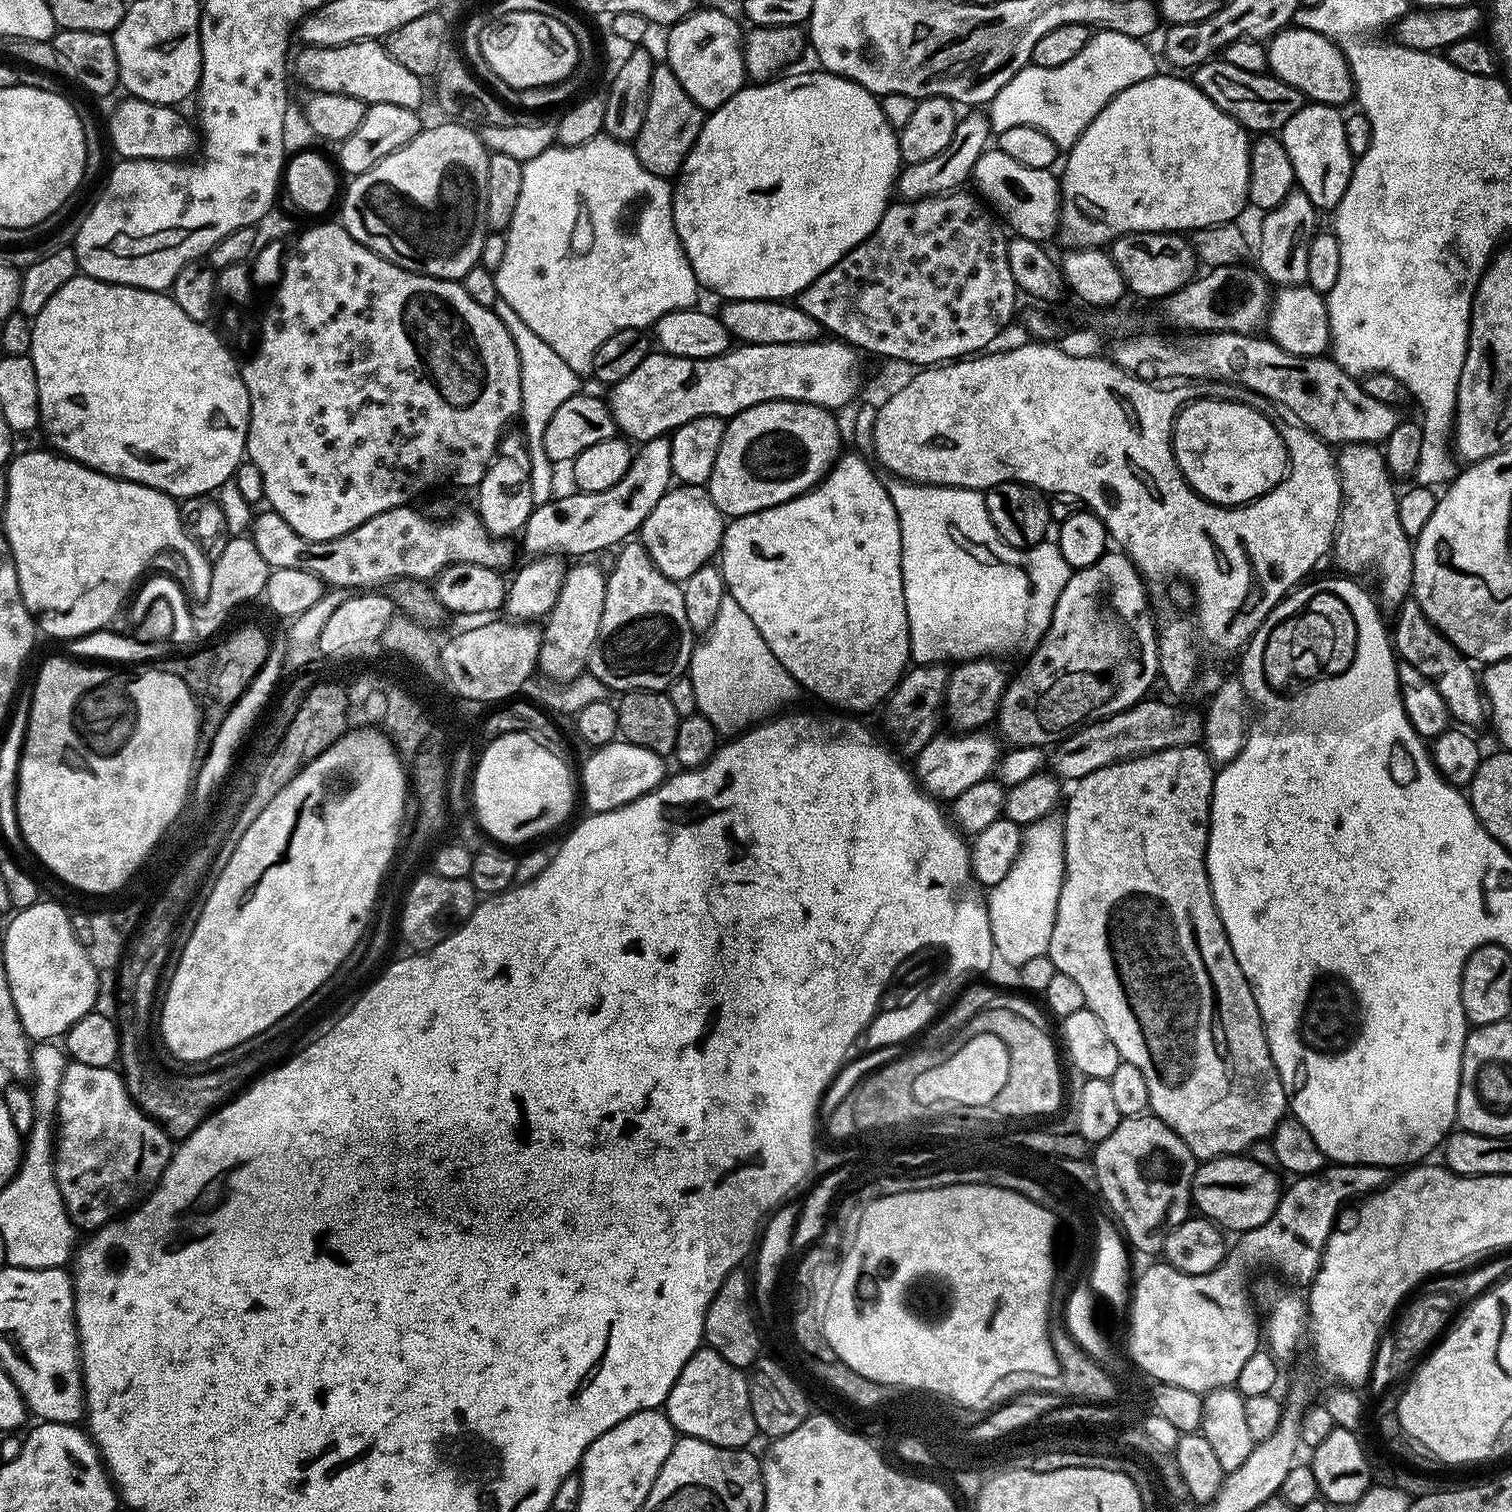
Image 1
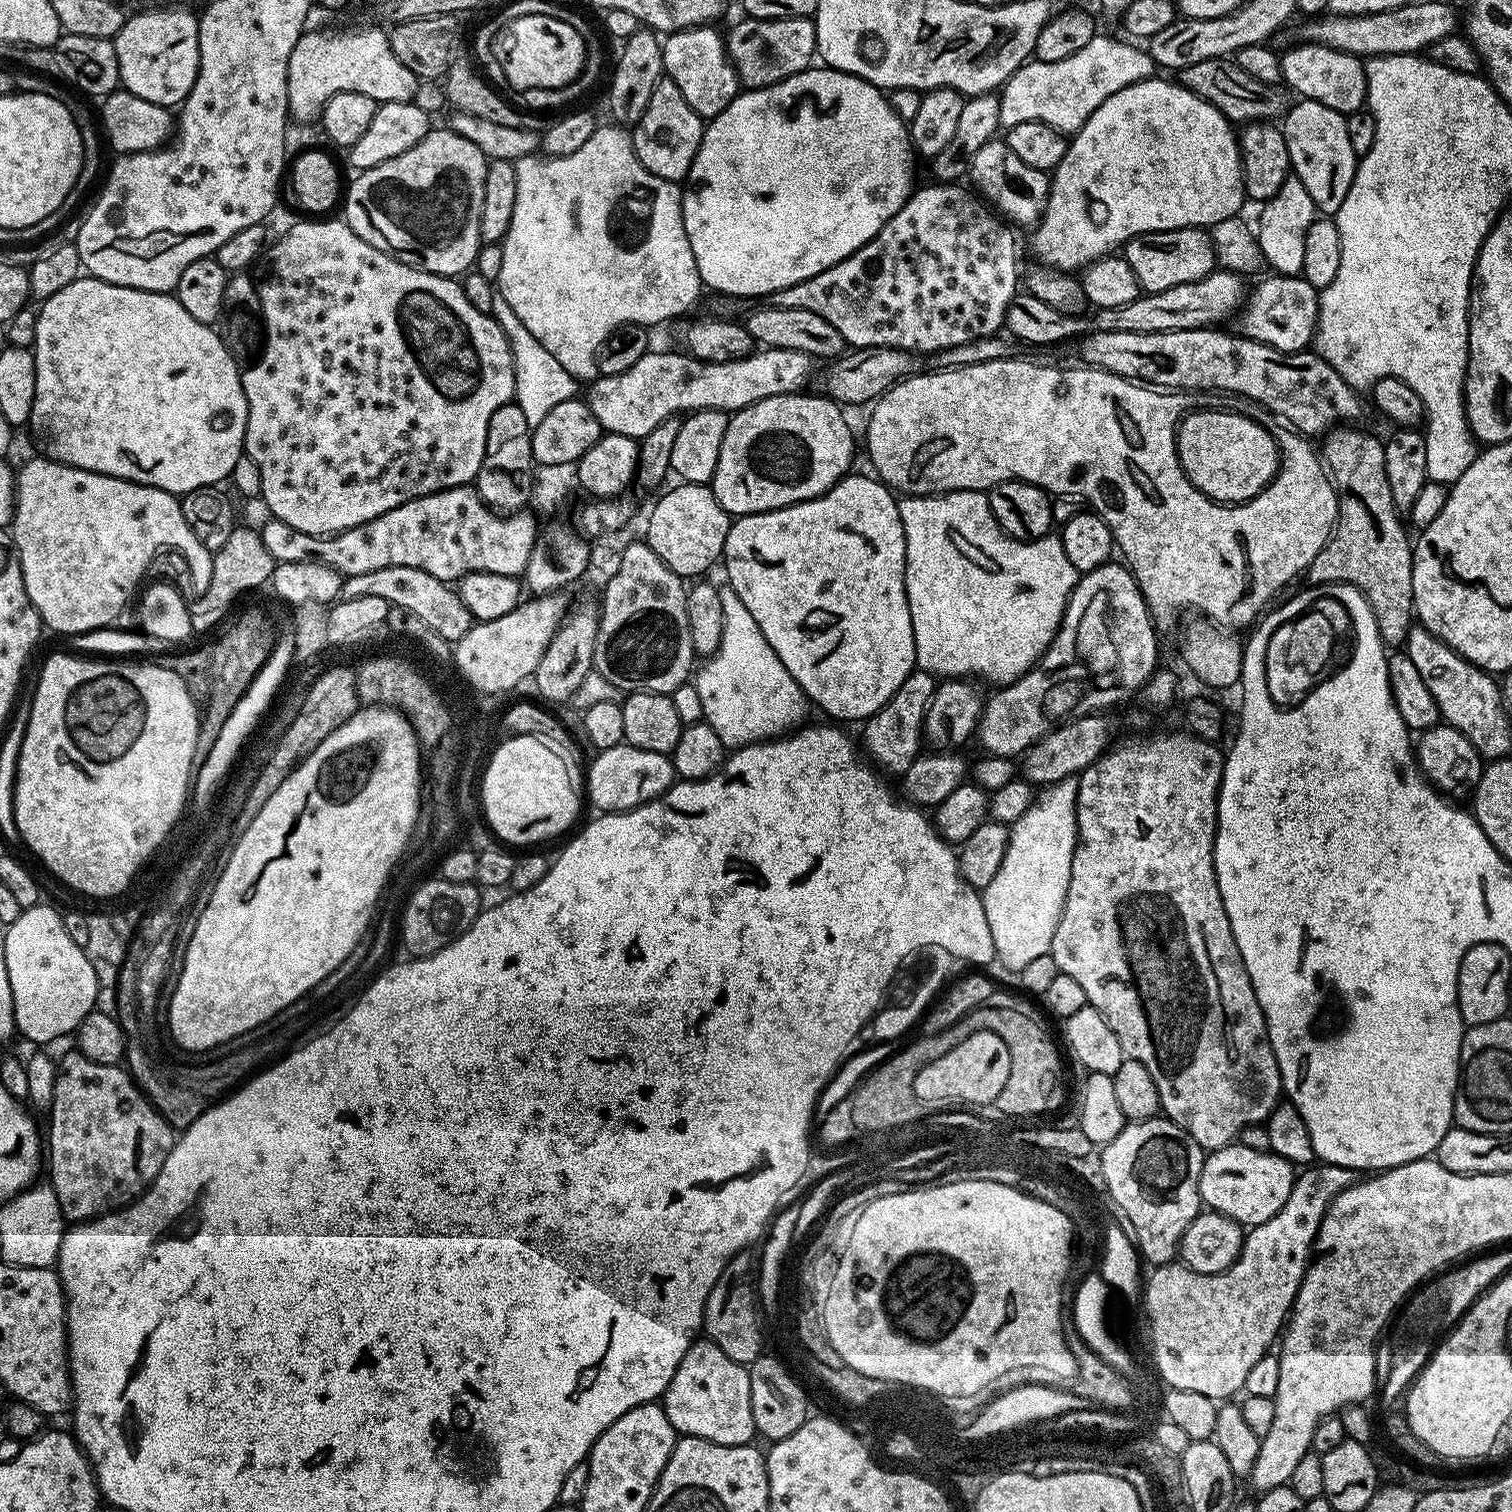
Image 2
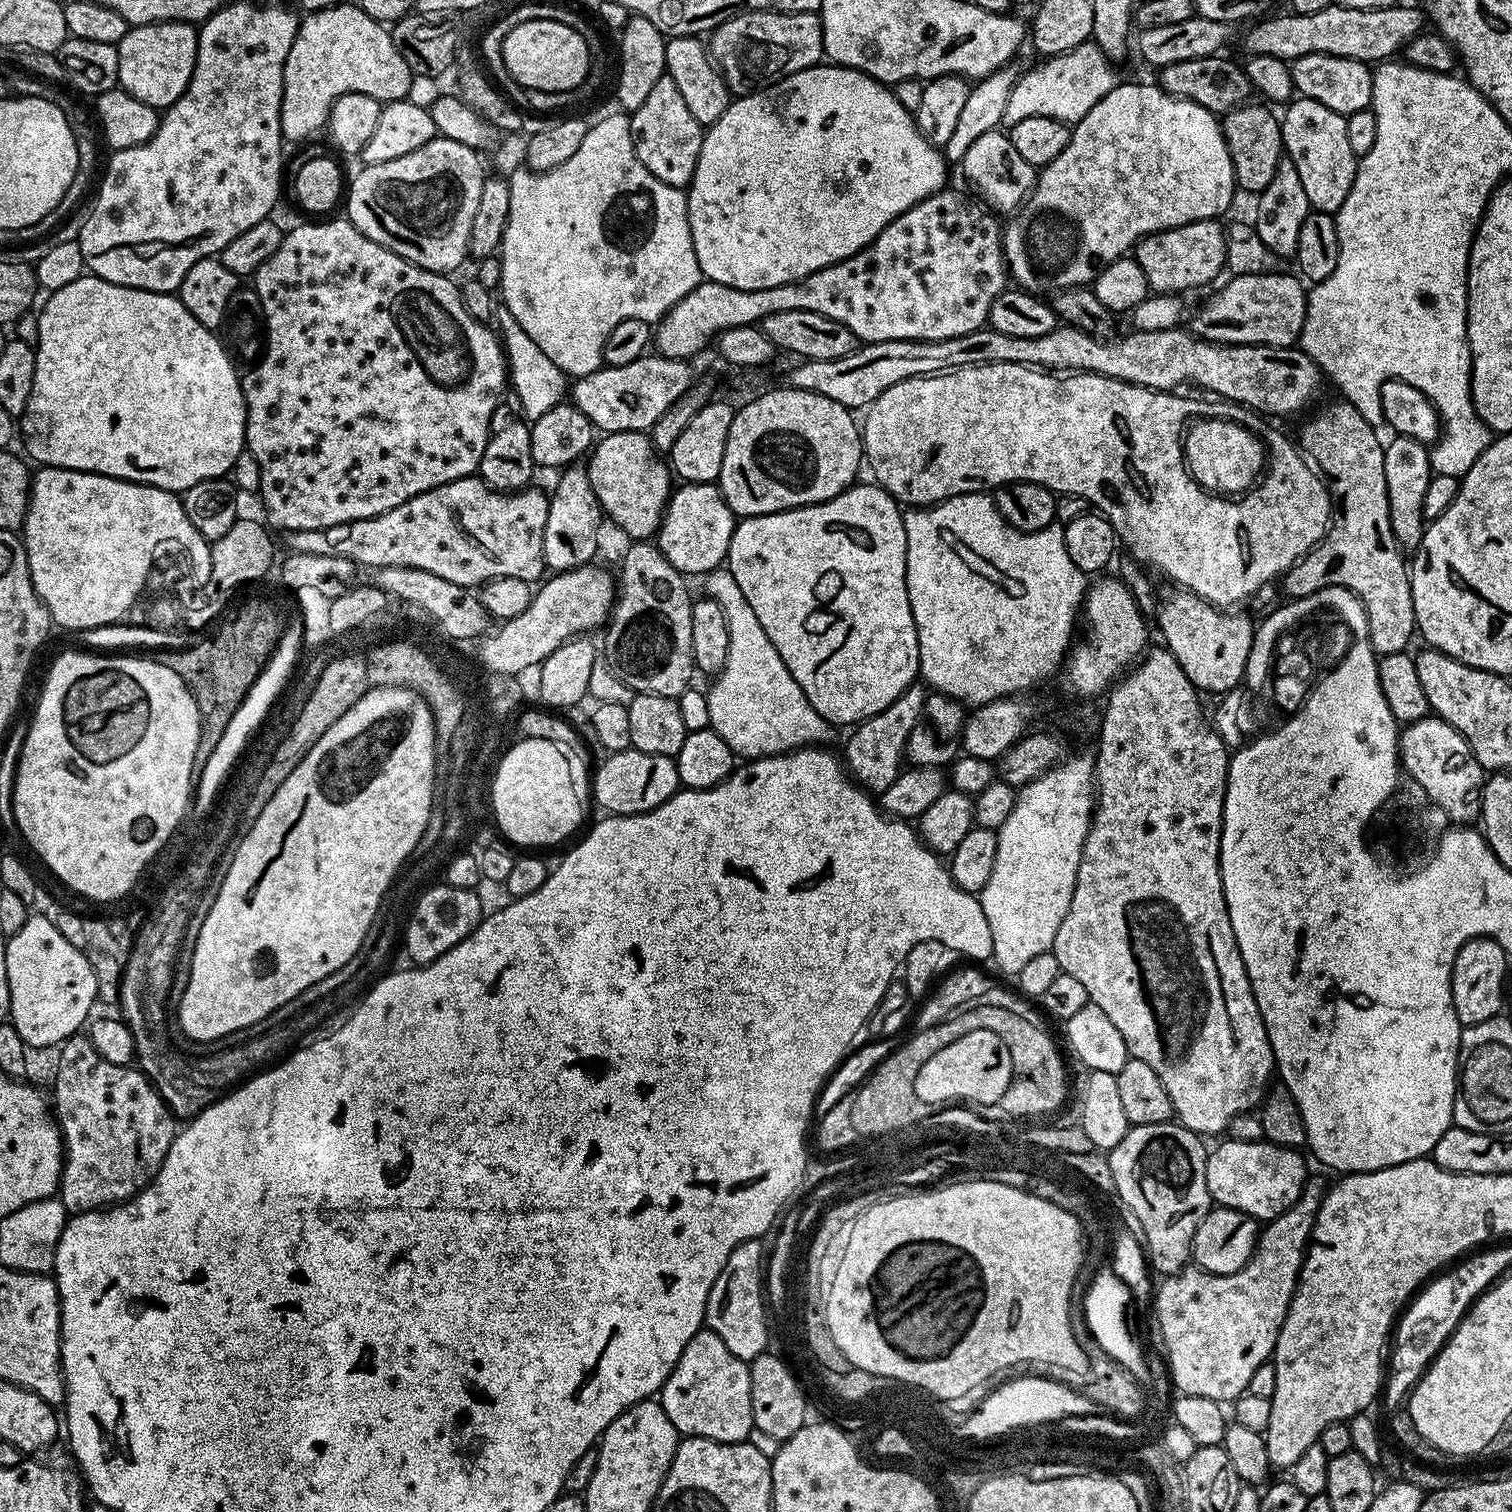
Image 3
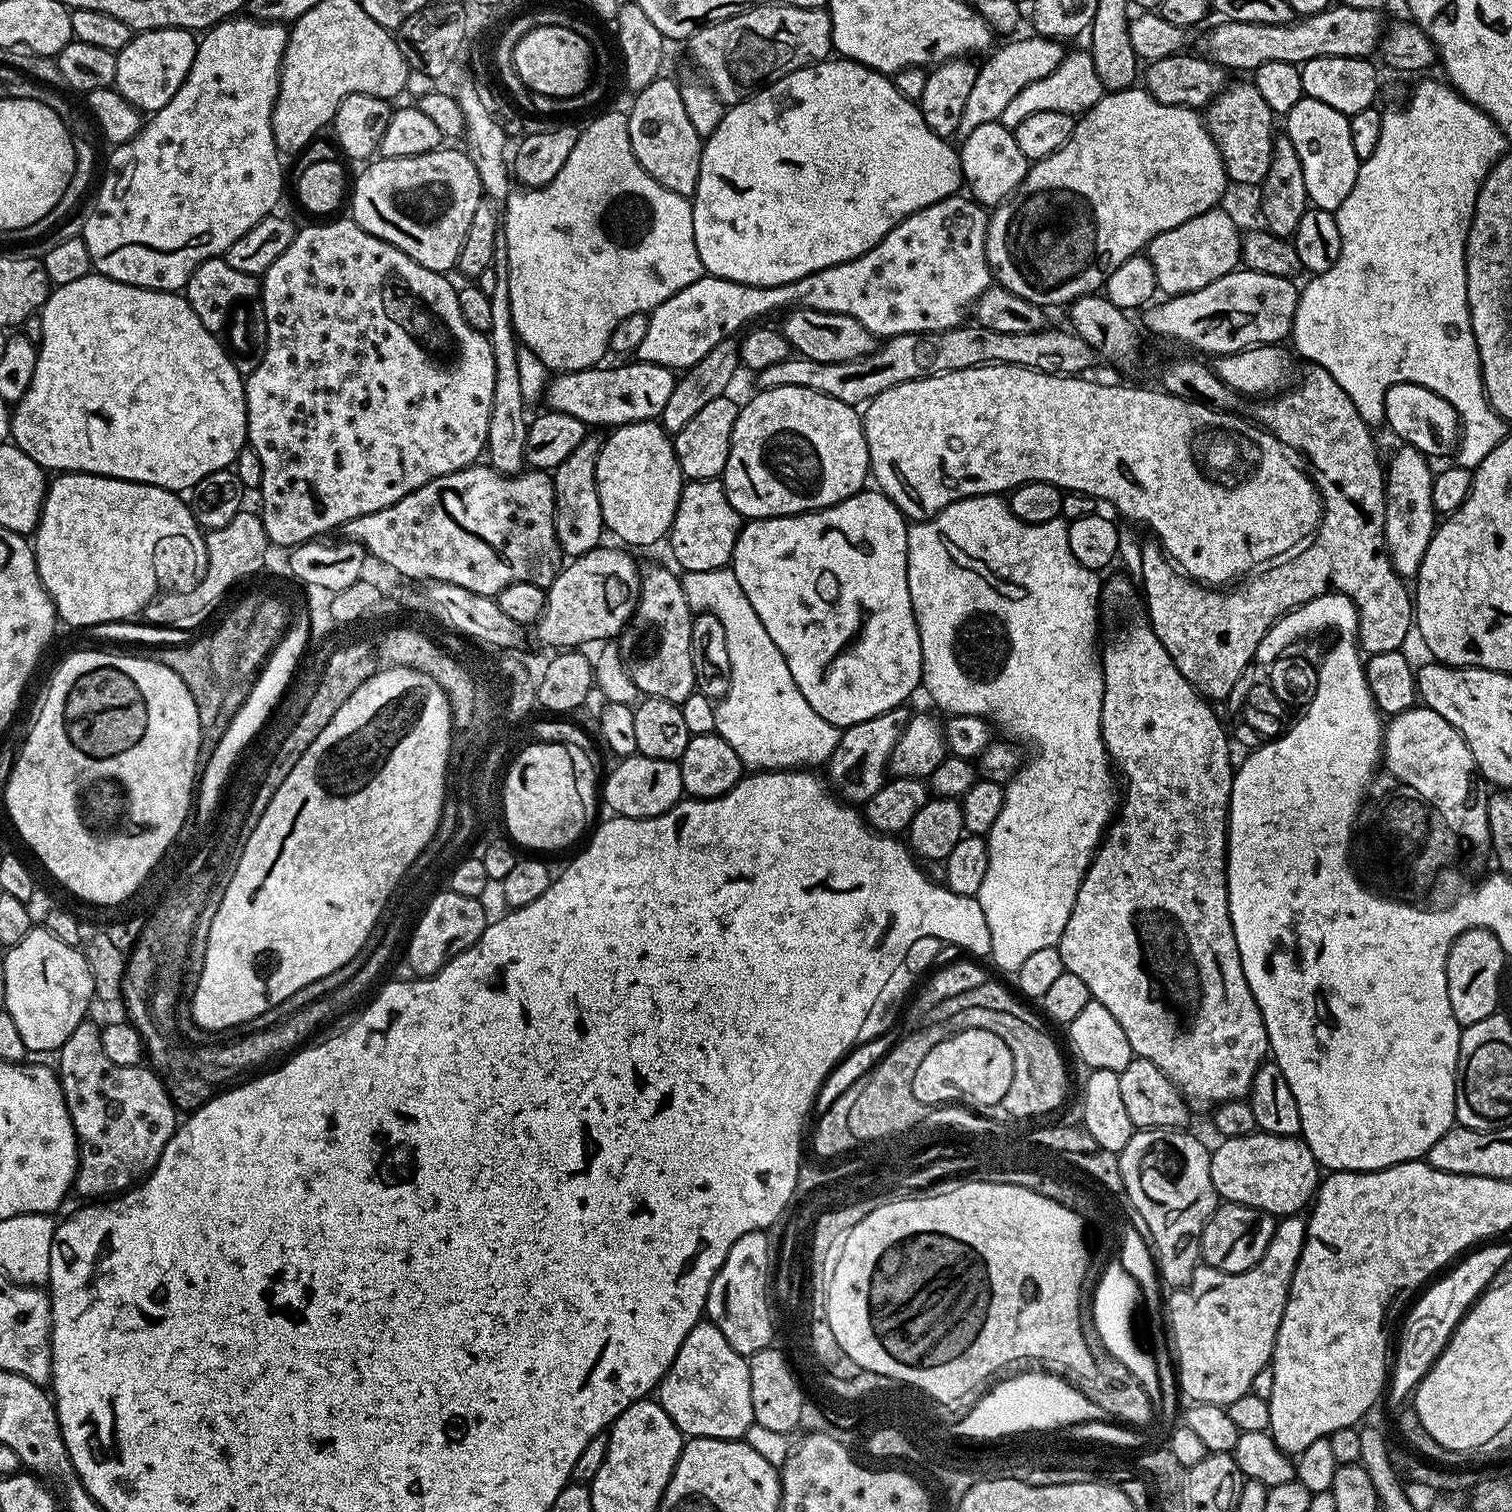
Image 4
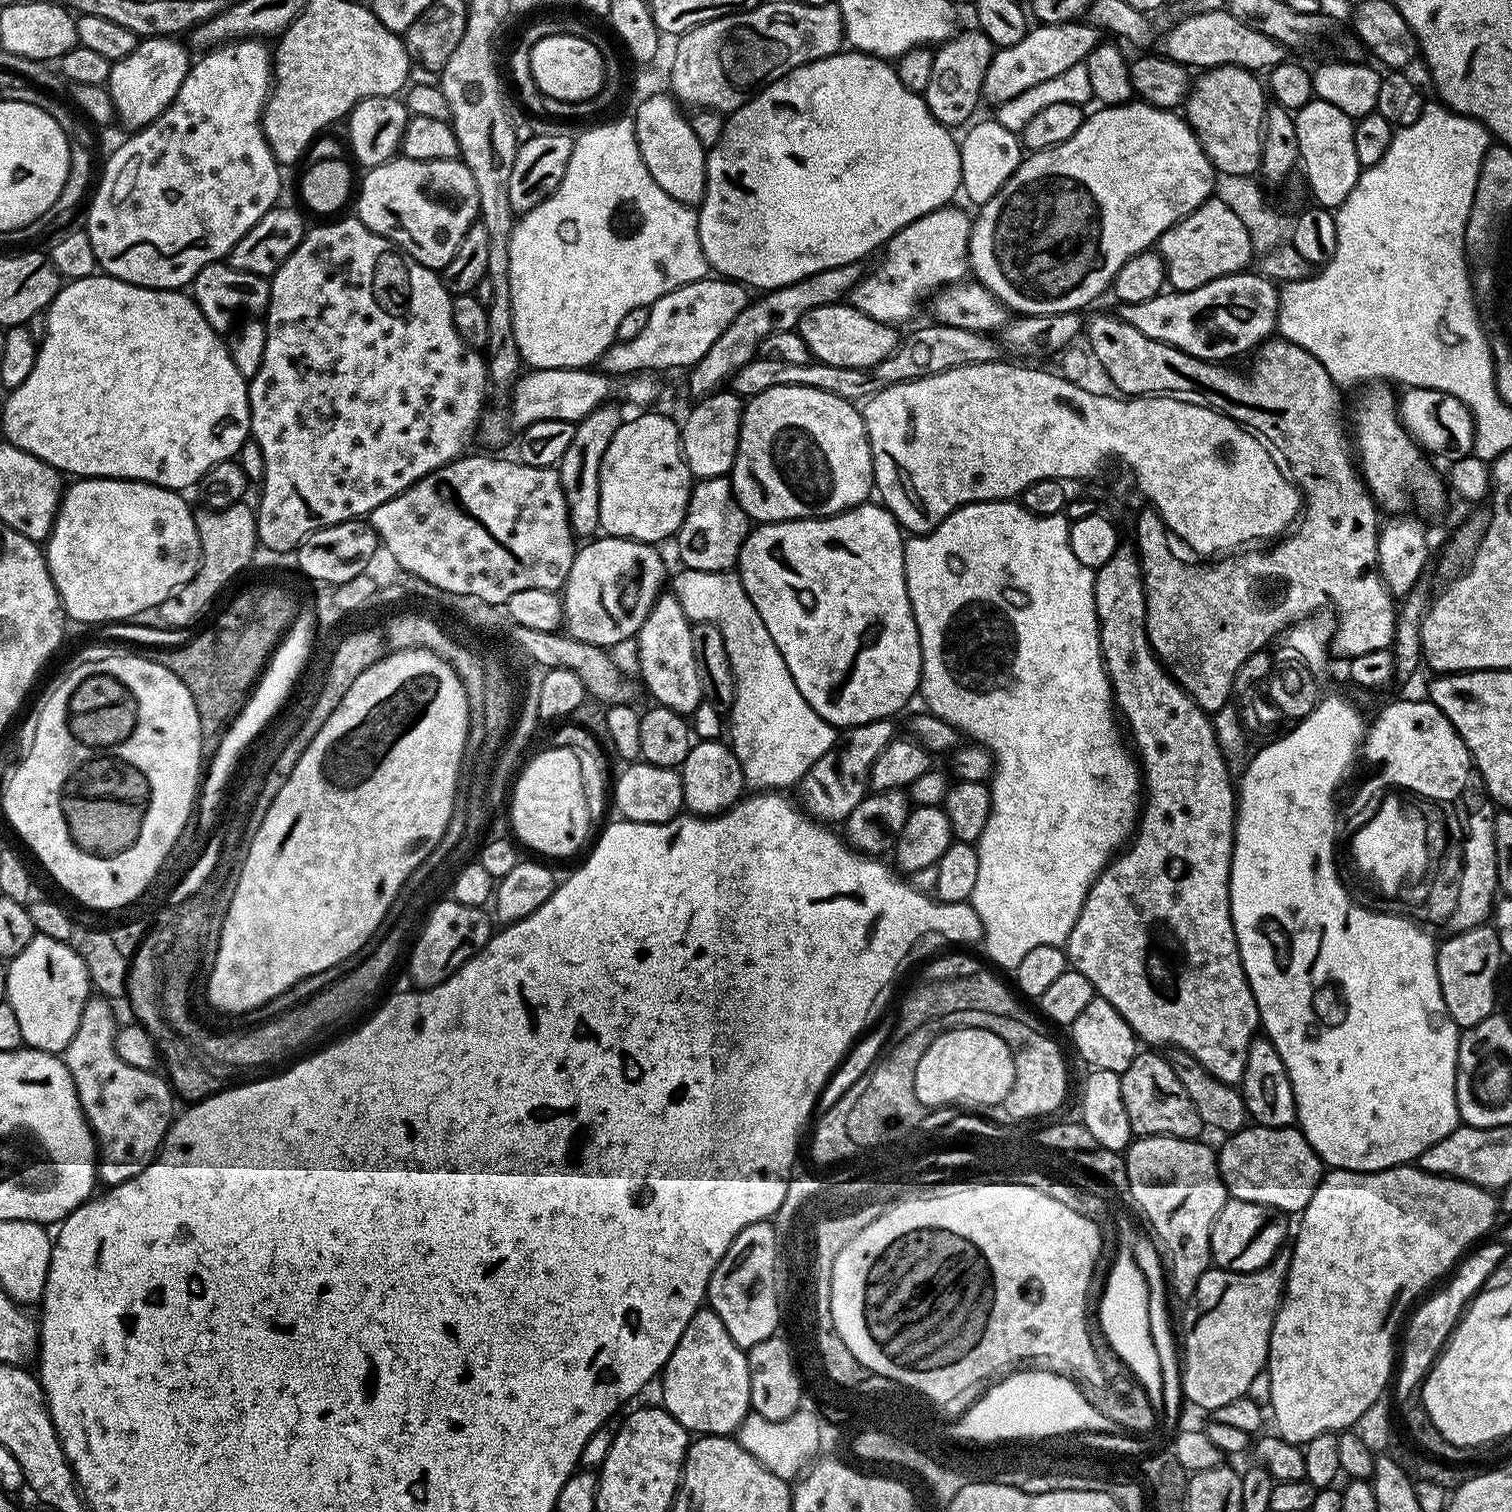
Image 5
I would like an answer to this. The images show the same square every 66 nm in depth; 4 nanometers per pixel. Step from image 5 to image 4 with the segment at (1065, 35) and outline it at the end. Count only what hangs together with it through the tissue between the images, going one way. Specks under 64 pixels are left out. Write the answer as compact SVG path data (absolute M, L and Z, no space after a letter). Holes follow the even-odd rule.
M1027 34L1021 40L1012 40L1004 44L988 61L976 69L974 87L966 98L966 110L962 110L959 135L968 137L978 126L999 121L1002 110L1013 100L1030 82L1038 82L1038 78L1046 78L1058 70L1064 61L1066 48L1061 41L1052 40L1049 36Z

